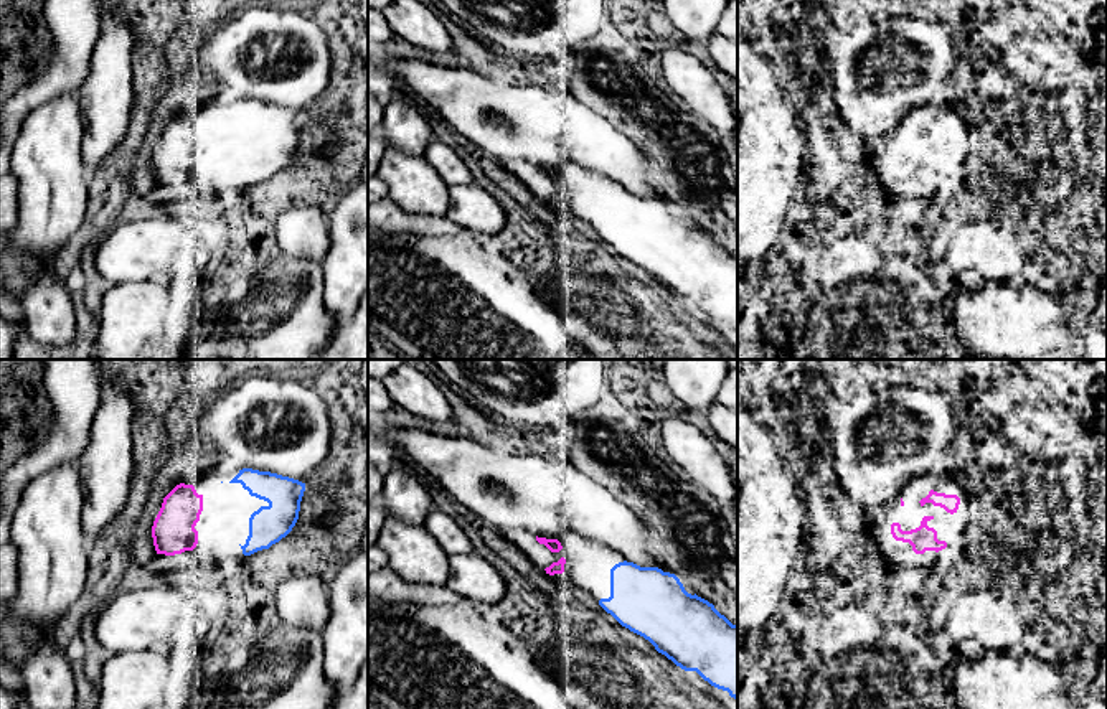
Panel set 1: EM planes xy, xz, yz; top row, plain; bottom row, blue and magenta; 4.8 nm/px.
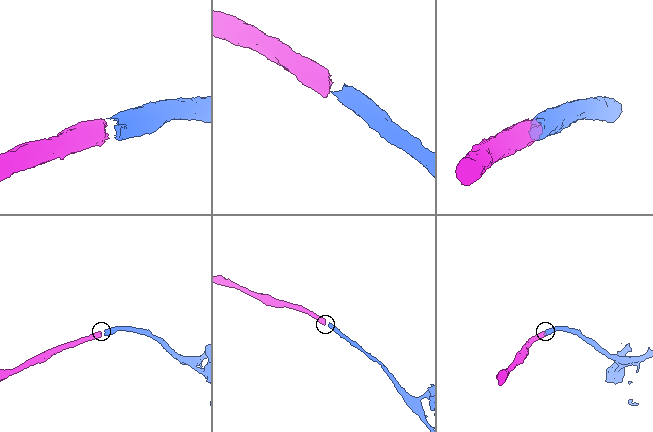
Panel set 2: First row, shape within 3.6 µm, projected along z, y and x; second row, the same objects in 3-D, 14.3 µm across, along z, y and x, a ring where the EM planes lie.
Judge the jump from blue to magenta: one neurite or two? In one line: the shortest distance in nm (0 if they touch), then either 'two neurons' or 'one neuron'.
gap 120 nm; one neuron

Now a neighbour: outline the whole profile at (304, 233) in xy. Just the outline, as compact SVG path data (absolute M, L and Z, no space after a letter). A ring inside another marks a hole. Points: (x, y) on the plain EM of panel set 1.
M300 206L277 219L277 241L284 257L320 262L330 246L330 216L322 206Z

